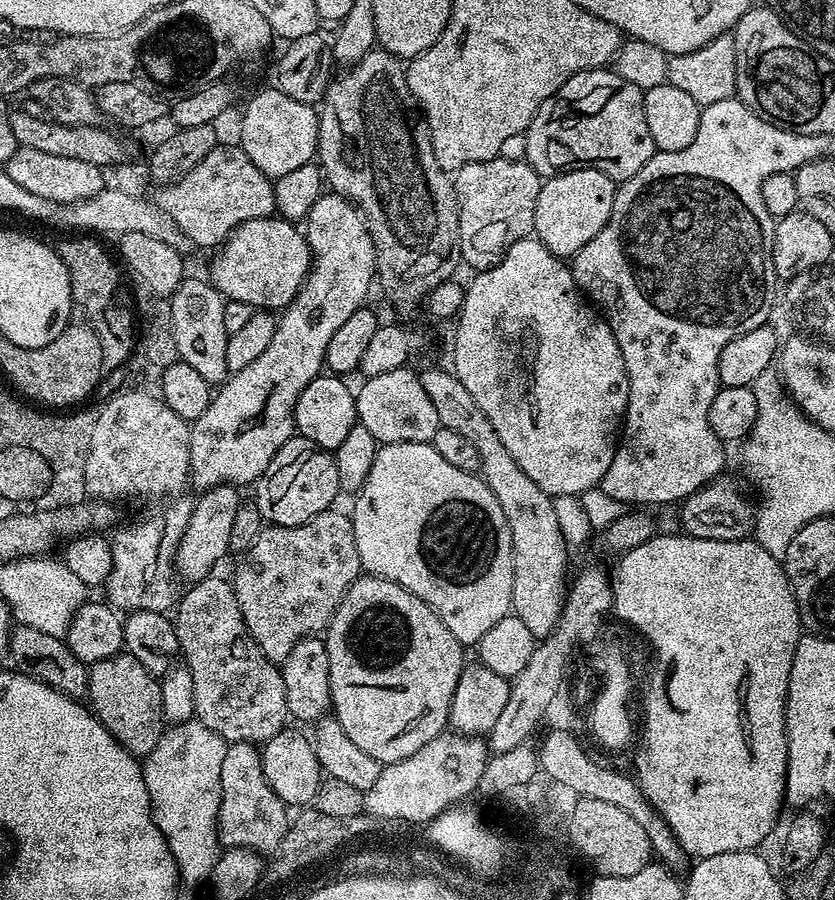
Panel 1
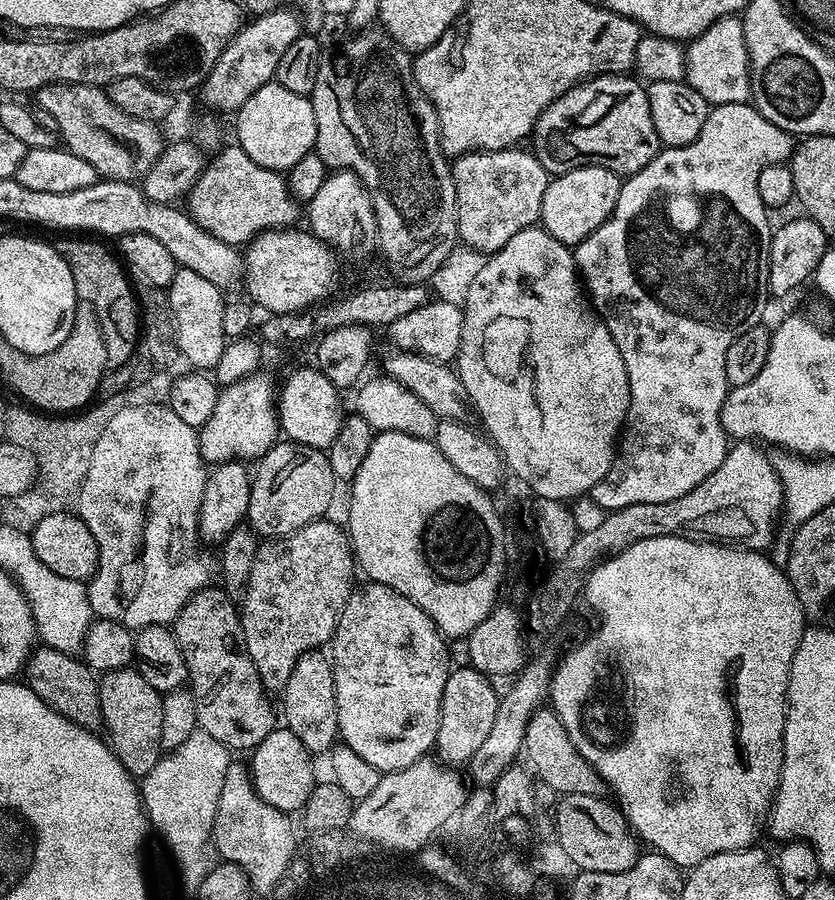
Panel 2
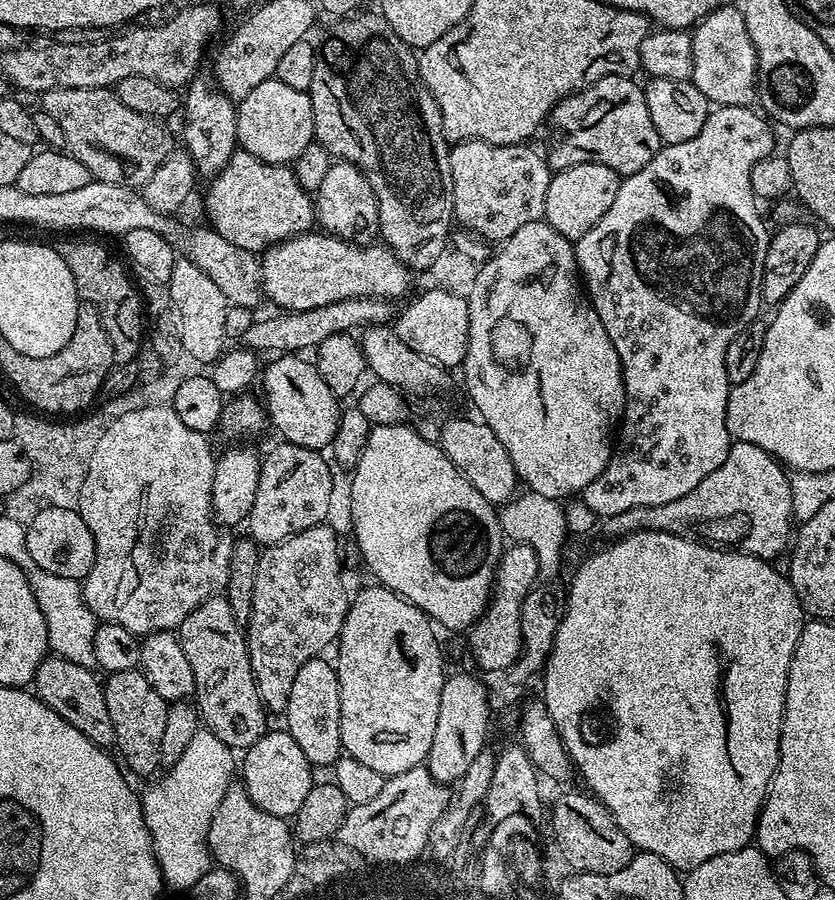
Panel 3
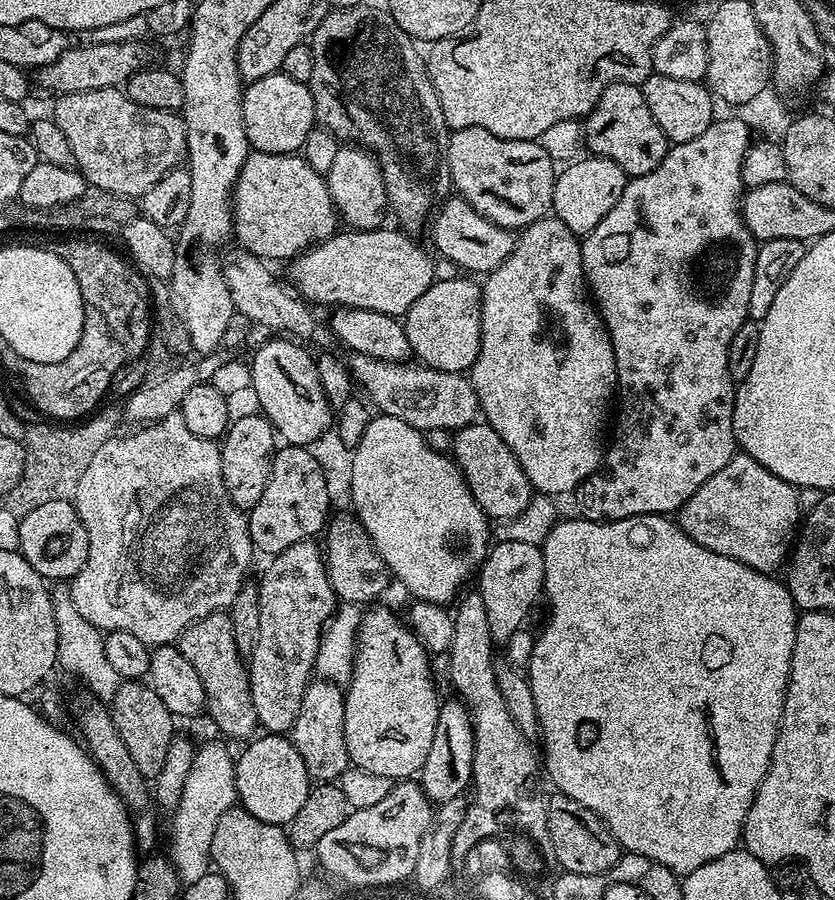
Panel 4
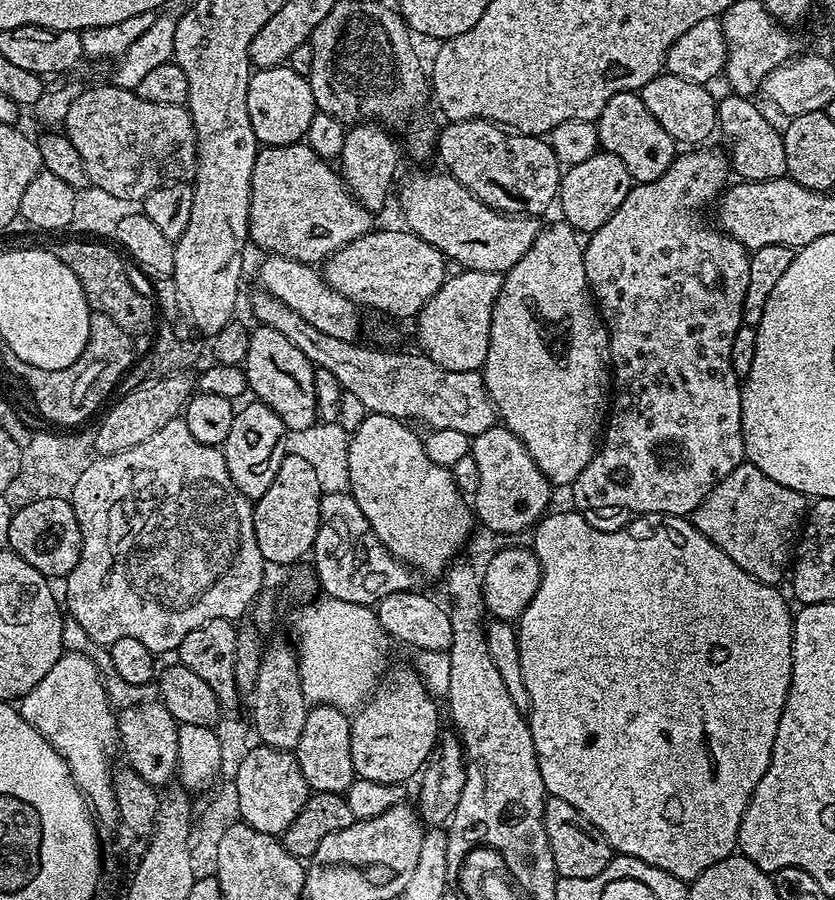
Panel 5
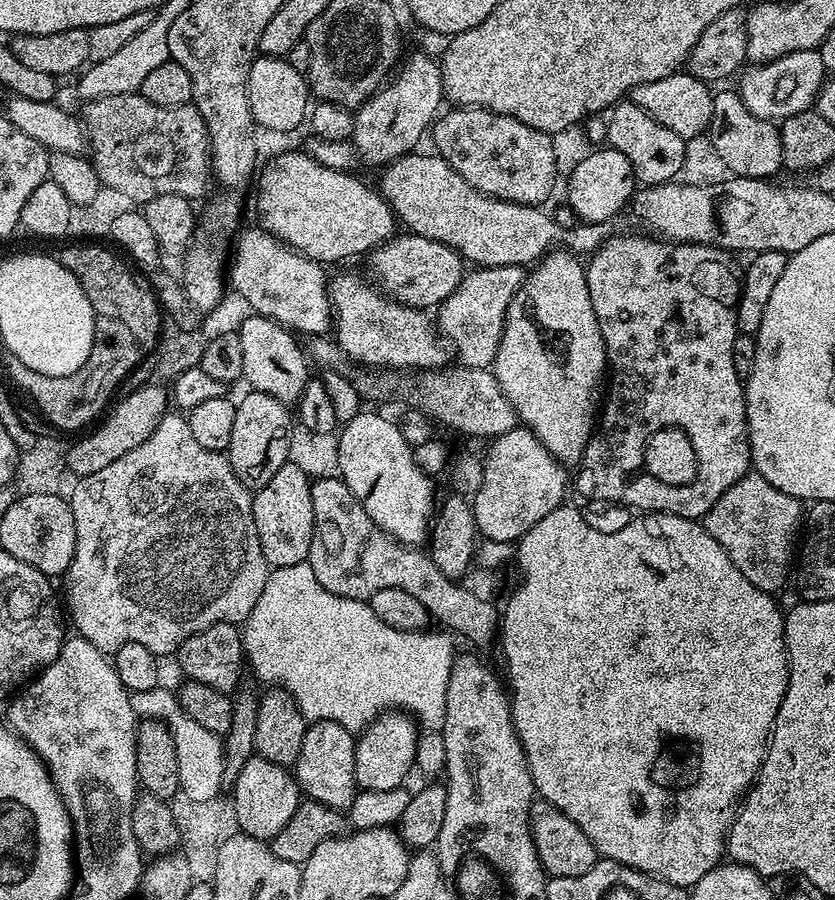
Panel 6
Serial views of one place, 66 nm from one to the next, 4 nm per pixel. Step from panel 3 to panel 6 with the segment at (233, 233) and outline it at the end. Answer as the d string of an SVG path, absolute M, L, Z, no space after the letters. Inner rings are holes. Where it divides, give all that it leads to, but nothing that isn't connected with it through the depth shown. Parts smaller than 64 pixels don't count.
M304 150L284 152L262 168L258 172L260 193L256 196L256 208L260 211L259 227L312 260L331 266L335 260L348 260L351 256L360 255L363 257L380 244L388 243L397 231L398 221L392 214L391 206L375 187L363 184L358 177L352 176L356 174L351 171L330 170L330 166L322 166L322 162L313 159Z

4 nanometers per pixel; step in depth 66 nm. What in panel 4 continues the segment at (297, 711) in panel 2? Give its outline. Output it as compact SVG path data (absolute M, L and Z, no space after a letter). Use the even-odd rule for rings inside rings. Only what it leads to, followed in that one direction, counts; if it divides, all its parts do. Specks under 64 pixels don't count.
M331 682L309 683L302 694L302 706L290 739L298 754L302 754L302 762L306 762L306 770L313 781L339 781L341 774L350 766L344 733L344 692Z

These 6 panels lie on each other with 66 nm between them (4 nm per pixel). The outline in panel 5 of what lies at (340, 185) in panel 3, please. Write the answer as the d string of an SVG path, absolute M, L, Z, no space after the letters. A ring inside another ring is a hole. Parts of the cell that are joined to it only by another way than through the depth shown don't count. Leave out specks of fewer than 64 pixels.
M360 122L348 128L346 142L342 142L338 171L344 177L344 185L353 198L367 212L379 214L383 210L384 203L388 200L388 191L391 188L393 191L394 181L397 179L396 167L400 164L400 152L402 154L401 145L394 139L393 133L385 130L379 123Z

